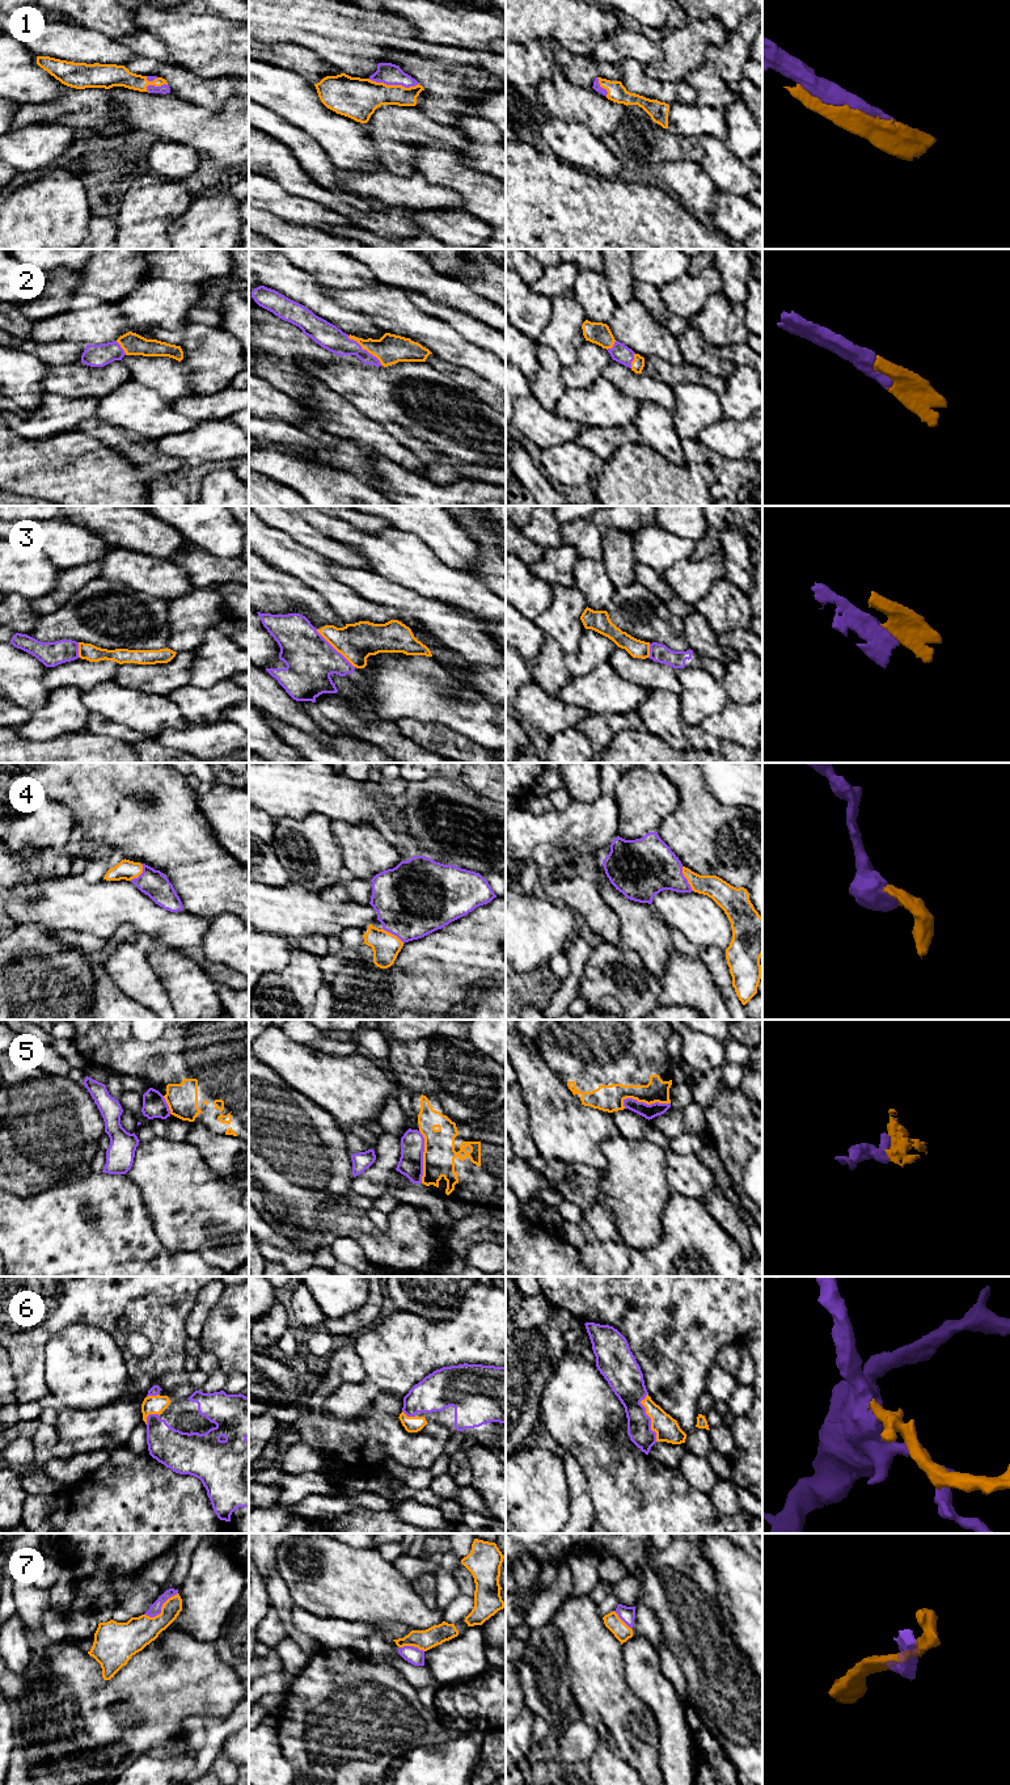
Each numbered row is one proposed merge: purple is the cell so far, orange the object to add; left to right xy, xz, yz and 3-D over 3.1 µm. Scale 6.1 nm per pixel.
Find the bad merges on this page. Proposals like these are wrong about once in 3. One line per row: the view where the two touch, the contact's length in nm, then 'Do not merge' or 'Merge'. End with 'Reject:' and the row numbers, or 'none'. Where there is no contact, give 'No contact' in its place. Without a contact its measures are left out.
1: Touches purple in xz. Shared border 320 nm. Merge
2: Touches purple in xz. Shared border 280 nm. Merge
3: Touches purple in xz. Shared border 340 nm. Do not merge
4: Touches purple in yz. Shared border 170 nm. Merge
5: Touches purple in yz. Shared border 300 nm. Do not merge
6: Touches purple in yz. Shared border 300 nm. Merge
7: Touches purple in xy. Shared border 240 nm. Merge
Reject: 3, 5

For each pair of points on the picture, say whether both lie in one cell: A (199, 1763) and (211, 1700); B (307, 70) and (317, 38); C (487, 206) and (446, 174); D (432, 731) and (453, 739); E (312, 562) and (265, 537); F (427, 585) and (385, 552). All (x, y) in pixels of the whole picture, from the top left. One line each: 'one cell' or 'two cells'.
A: two cells
B: two cells
C: one cell
D: one cell
E: one cell
F: one cell

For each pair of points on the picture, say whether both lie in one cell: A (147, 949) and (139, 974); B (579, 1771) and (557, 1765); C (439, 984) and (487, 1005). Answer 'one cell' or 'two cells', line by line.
A: two cells
B: one cell
C: two cells

